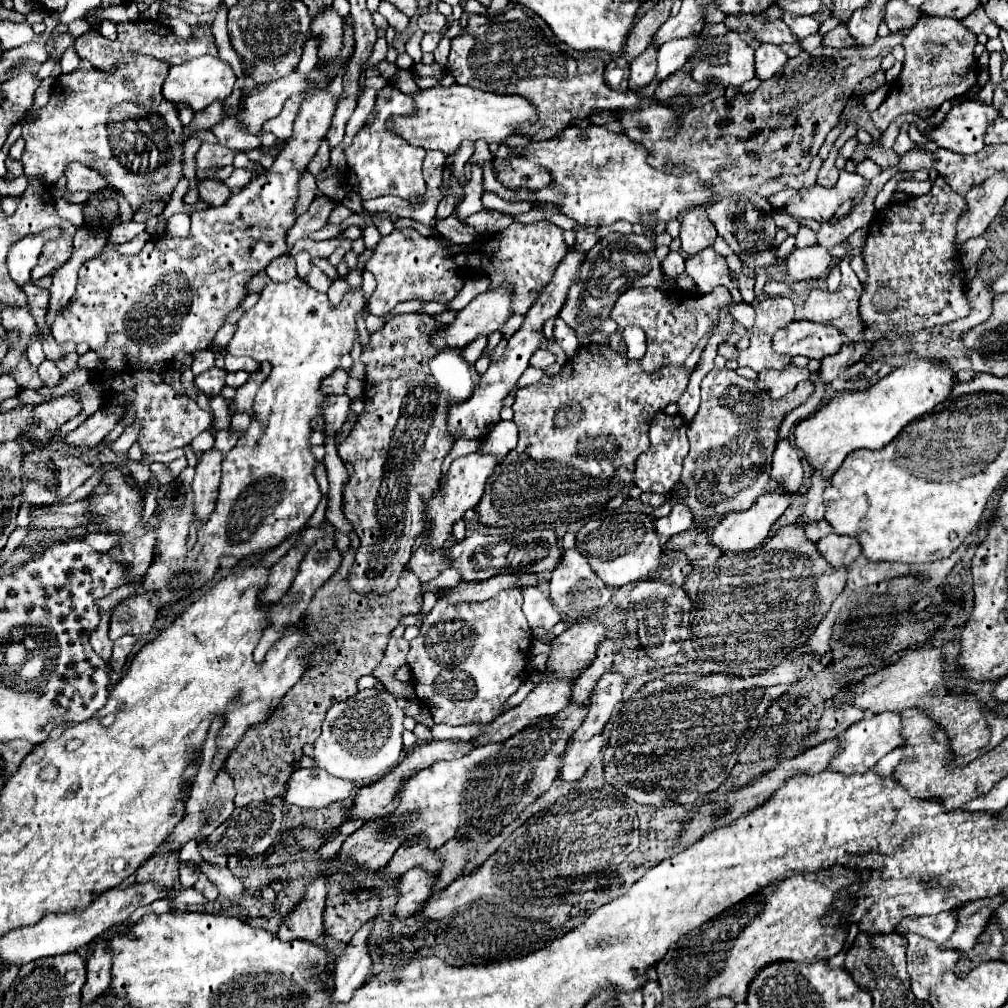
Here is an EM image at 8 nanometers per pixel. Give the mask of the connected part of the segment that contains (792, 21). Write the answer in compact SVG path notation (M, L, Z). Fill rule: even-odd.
M786 13L782 16L782 19L784 19L784 23L790 27L790 31L792 31L796 37L800 37L800 39L804 39L804 37L816 33L818 27L820 27L820 23L818 23L814 17L808 17L808 15Z

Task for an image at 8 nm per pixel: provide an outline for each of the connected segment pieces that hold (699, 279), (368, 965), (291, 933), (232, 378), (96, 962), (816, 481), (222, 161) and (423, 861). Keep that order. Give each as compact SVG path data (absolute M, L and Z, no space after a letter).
M708 247L706 251L700 251L698 255L686 257L686 275L690 275L698 285L698 289L704 293L710 293L718 285L724 285L736 302L744 303L740 292L731 284L731 279L728 277L726 259L718 255L712 247Z
M372 921L362 925L362 929L352 937L342 955L336 959L334 971L334 1003L348 1003L364 979L372 971L372 959L368 955L368 935L372 931Z
M318 875L314 881L308 883L304 901L296 907L296 911L286 915L286 919L282 921L278 939L280 941L302 939L322 949L328 949L328 943L324 939L326 937L326 931L324 931L326 897L328 897L328 889L326 889L324 877Z
M234 371L234 373L228 373L228 377L226 377L226 385L228 387L242 387L244 383L248 381L248 373L246 371Z
M98 941L98 945L94 947L94 955L86 961L88 979L82 987L82 1005L88 1005L106 993L110 985L110 965L112 955L106 949L106 941Z
M812 473L812 483L808 487L808 499L806 499L802 521L800 521L802 527L806 527L808 523L814 523L814 521L824 519L824 511L826 509L824 509L822 493L824 493L824 487L828 483L830 483L830 479L822 479L822 477L818 477L818 473Z
M202 143L200 151L196 153L196 165L202 171L214 169L214 167L216 169L222 169L222 167L226 167L226 165L232 163L234 155L236 155L236 151L230 151L230 149L222 147L222 145L218 145L218 143L216 145Z
M404 843L398 847L398 851L384 867L382 879L390 881L402 877L412 867L422 867L424 871L438 871L440 865L442 865L442 857L438 857L436 851L426 851L424 843Z

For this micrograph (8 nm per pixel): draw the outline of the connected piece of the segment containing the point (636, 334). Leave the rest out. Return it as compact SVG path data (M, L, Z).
M628 326L622 332L627 346L627 356L633 360L640 360L646 352L647 343L644 331L638 326Z

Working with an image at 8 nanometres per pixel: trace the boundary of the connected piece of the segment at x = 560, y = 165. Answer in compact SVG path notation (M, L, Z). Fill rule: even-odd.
M598 125L586 129L566 127L552 139L514 147L512 151L526 159L540 157L540 165L552 177L550 187L534 191L534 205L552 203L580 225L610 225L618 219L644 225L648 225L650 219L666 223L682 217L692 207L706 205L714 199L714 193L706 189L694 173L676 177L658 171L646 163L648 153L642 145Z

